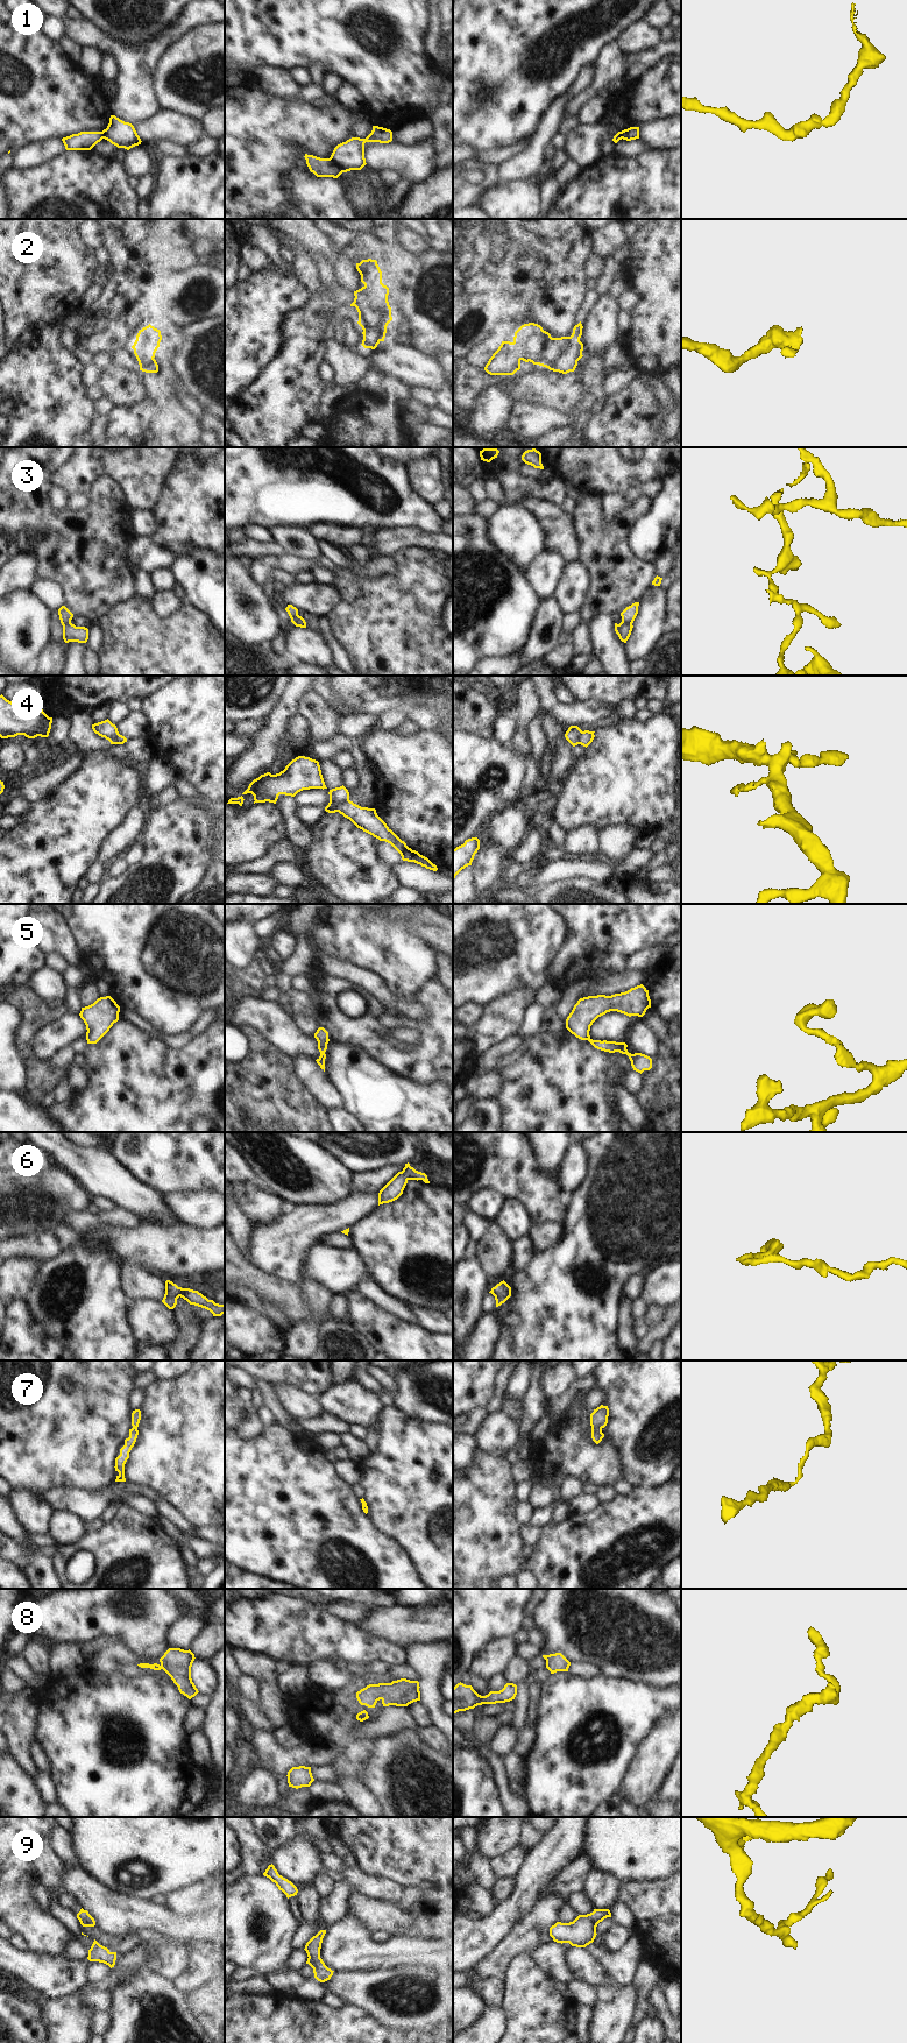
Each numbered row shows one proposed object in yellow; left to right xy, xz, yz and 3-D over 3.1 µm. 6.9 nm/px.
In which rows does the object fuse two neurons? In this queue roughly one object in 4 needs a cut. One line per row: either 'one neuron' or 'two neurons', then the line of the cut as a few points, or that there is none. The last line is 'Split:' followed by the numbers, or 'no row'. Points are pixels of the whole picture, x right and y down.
1: two neurons; cut in xz along (330, 157), (342, 171)
2: one neuron; no cut
3: two neurons; cut in yz along (631, 623), (623, 623), (617, 634)
4: two neurons; cut in xz along (348, 799), (340, 804), (335, 811)
5: one neuron; no cut
6: one neuron; no cut
7: one neuron; no cut
8: one neuron; no cut
9: one neuron; no cut
Split: 1, 3, 4

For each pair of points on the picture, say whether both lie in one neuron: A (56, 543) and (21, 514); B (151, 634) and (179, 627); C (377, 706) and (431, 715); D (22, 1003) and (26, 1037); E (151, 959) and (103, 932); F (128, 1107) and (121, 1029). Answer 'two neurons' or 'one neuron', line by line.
A: one neuron
B: one neuron
C: two neurons
D: one neuron
E: one neuron
F: one neuron

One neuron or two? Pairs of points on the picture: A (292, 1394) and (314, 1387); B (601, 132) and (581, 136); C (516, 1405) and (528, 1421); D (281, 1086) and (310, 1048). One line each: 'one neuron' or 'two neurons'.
A: two neurons
B: one neuron
C: two neurons
D: two neurons

